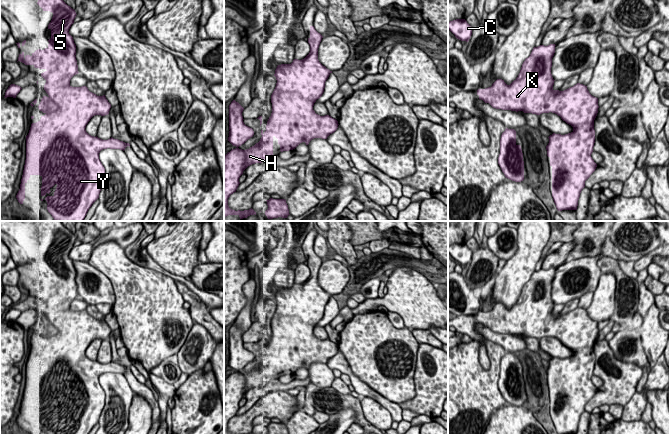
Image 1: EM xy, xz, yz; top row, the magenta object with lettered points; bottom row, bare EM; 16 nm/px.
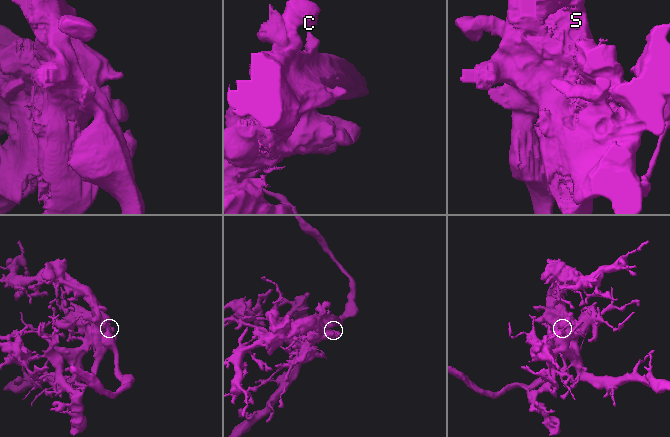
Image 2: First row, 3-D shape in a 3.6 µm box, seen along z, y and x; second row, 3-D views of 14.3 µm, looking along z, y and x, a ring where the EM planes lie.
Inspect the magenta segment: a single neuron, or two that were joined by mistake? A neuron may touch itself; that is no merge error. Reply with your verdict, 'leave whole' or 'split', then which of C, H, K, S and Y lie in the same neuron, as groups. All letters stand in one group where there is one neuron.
leave whole | C H K S Y

